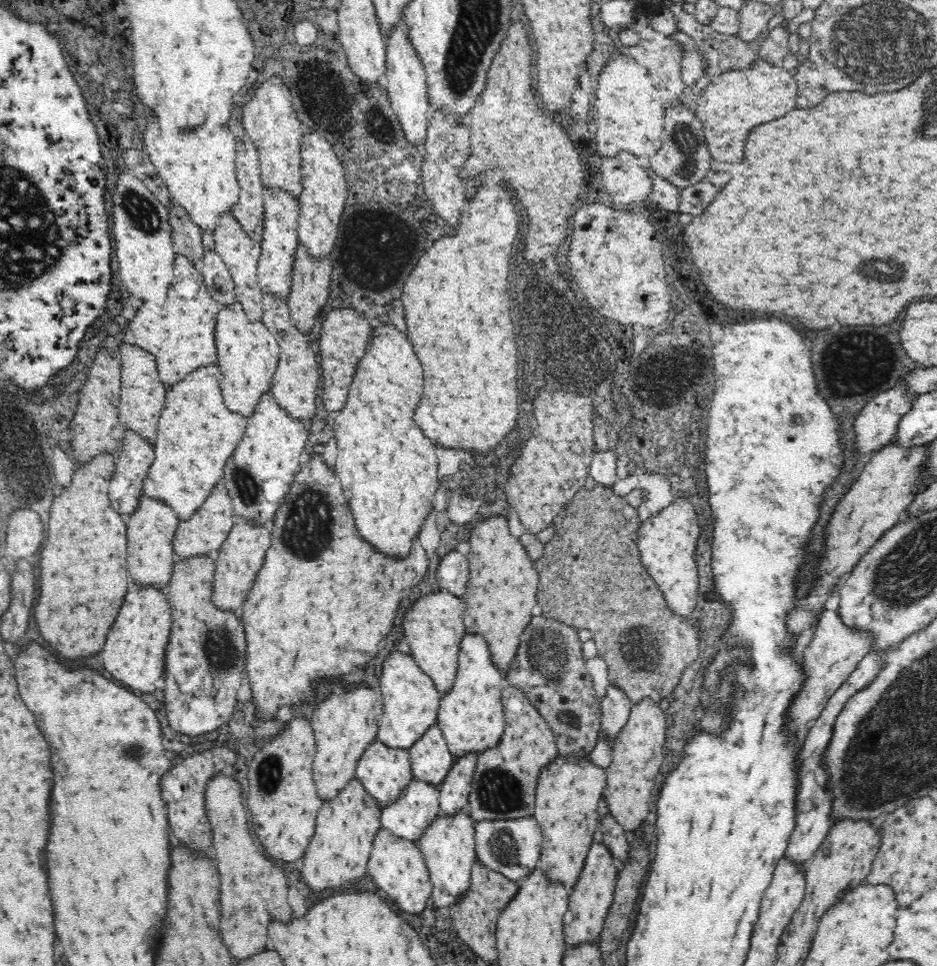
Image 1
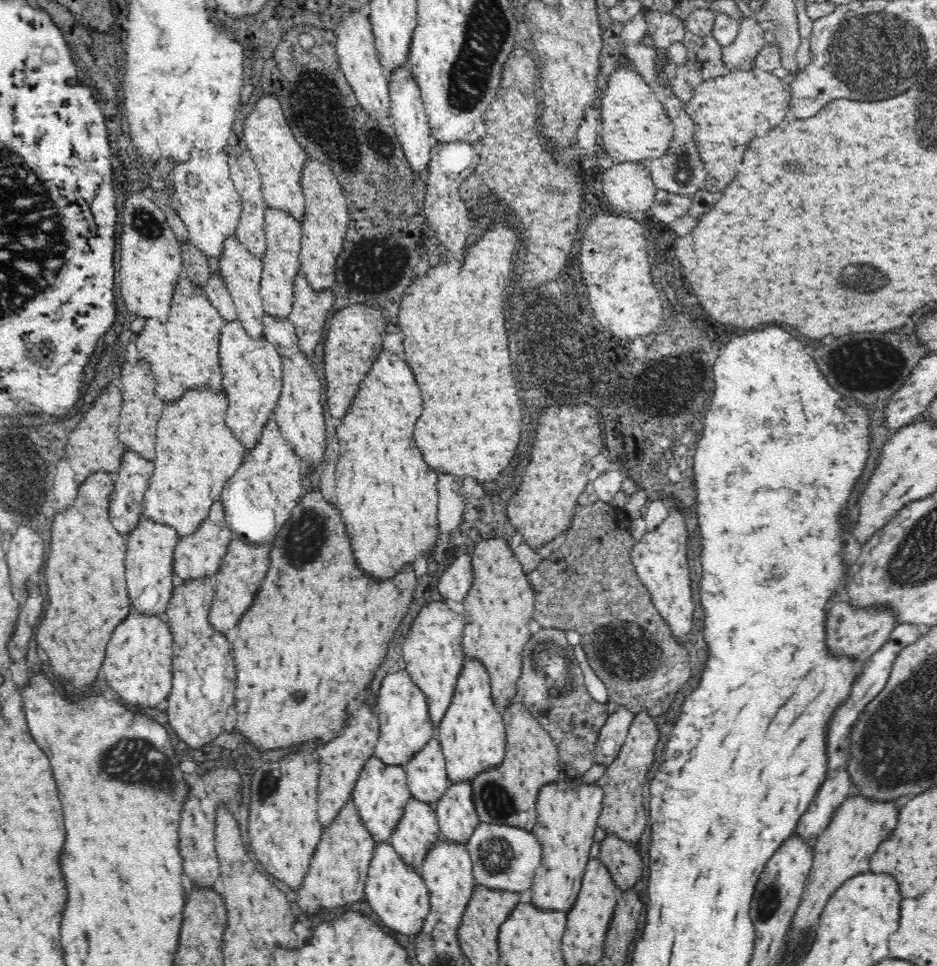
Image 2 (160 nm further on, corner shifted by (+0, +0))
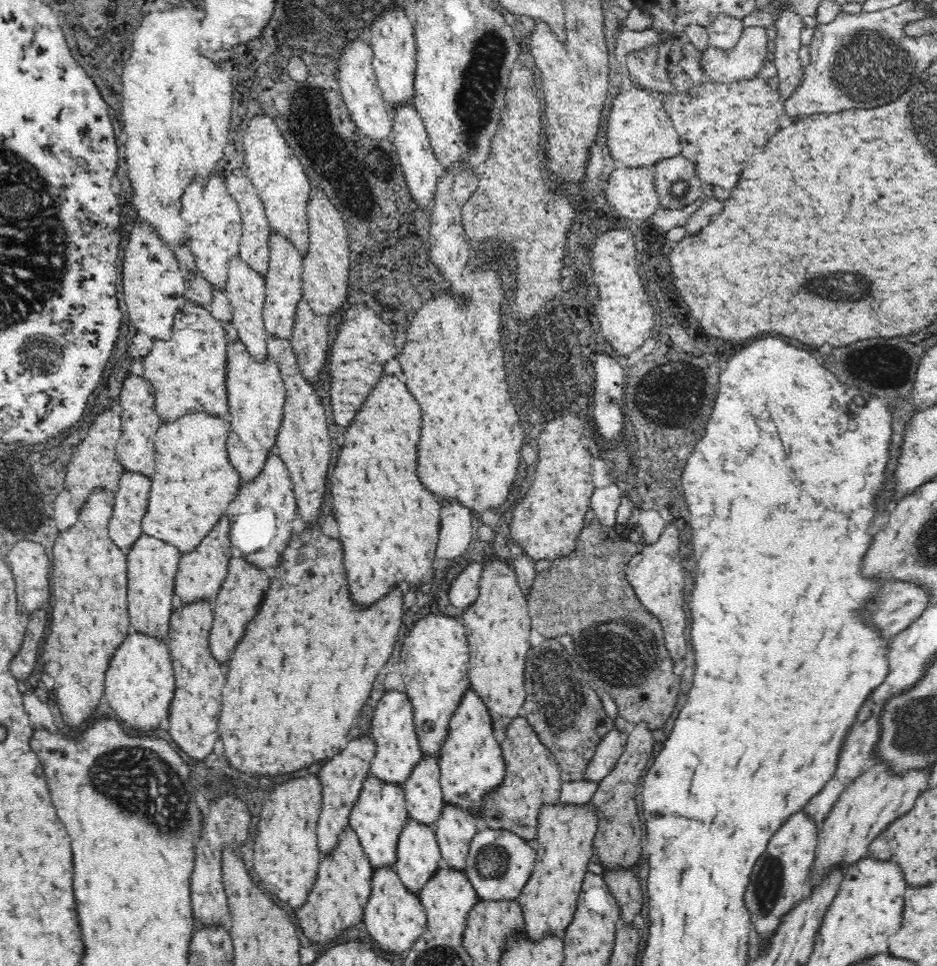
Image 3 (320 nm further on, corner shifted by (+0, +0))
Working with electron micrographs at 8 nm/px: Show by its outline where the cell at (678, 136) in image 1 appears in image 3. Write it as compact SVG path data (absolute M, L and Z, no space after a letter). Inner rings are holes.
M674 155L674 158L656 161L652 168L659 205L680 208L703 197L696 167L684 156Z

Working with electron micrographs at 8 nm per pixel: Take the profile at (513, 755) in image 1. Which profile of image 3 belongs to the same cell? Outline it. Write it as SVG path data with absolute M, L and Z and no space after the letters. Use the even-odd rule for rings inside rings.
M516 715L505 728L501 749L506 763L503 781L486 791L477 810L482 827L506 829L530 843L537 834L537 812L542 803L557 803L560 796L561 772L552 751L538 738L526 716Z

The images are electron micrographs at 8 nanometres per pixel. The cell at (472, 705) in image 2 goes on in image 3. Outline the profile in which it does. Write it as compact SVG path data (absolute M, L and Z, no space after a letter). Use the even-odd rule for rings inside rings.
M471 684L463 695L450 717L446 738L439 750L440 784L445 803L450 801L462 805L477 816L482 795L503 781L506 763L494 734L494 719L490 709Z

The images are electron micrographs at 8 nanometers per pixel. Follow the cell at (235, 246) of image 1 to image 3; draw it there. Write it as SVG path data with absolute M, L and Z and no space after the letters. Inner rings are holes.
M239 254L232 255L228 259L227 281L224 286L226 296L233 309L232 322L236 325L237 336L242 339L250 355L266 357L267 354L267 330L263 321L263 304L265 303L265 277L252 269Z

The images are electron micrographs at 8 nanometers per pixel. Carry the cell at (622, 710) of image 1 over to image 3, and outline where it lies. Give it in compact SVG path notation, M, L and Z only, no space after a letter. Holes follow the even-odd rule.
M614 727L609 730L598 743L594 756L590 759L584 778L599 782L617 763L624 752L628 734Z

